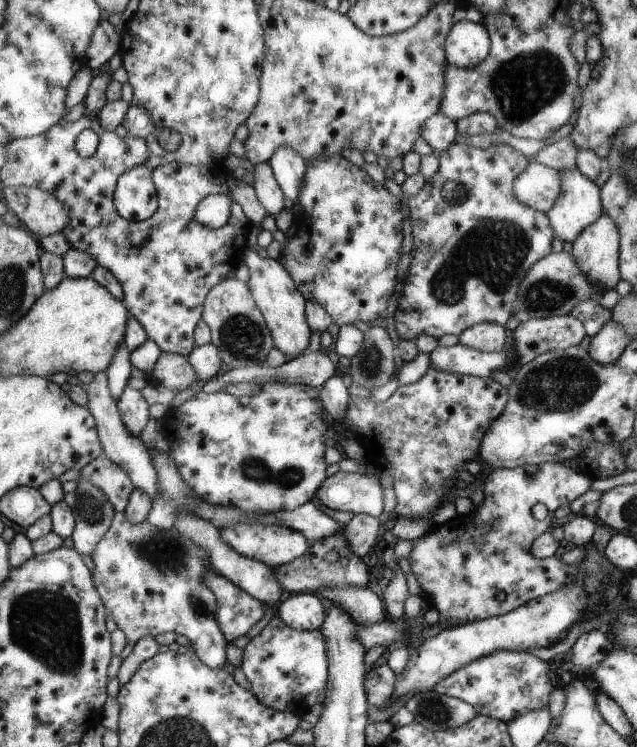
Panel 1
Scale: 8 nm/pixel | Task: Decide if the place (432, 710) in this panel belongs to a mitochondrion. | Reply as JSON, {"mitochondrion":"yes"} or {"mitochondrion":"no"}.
{"mitochondrion":"yes"}

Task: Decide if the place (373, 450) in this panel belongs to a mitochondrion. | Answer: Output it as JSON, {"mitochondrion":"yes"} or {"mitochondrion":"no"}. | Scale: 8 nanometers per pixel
{"mitochondrion":"no"}

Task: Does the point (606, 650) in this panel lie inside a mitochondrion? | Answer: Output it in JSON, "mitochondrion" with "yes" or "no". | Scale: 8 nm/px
{"mitochondrion":"no"}

